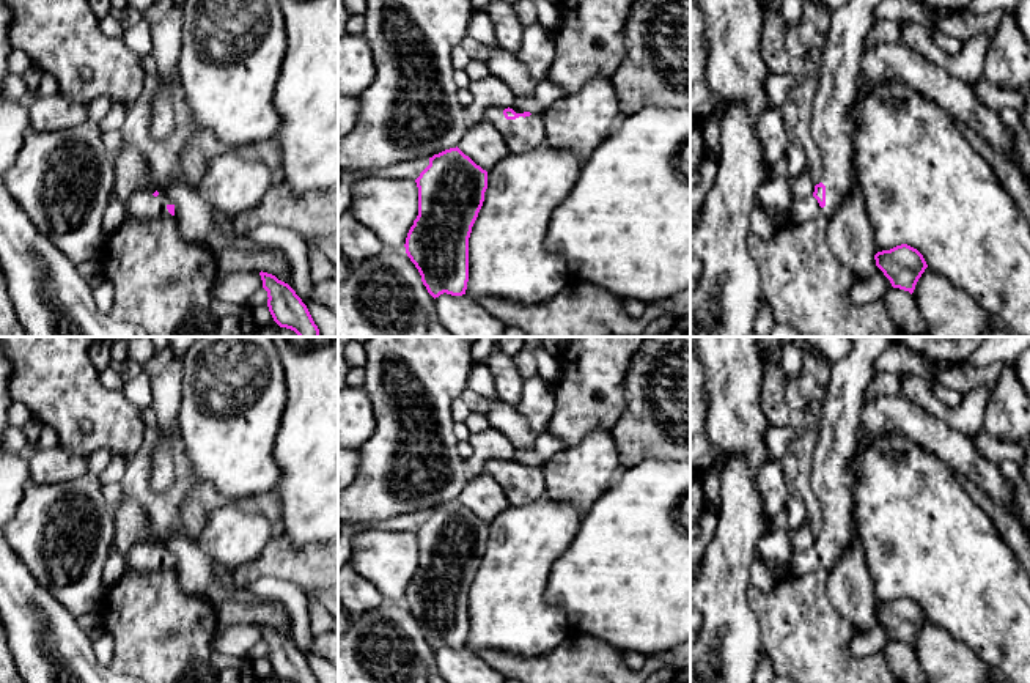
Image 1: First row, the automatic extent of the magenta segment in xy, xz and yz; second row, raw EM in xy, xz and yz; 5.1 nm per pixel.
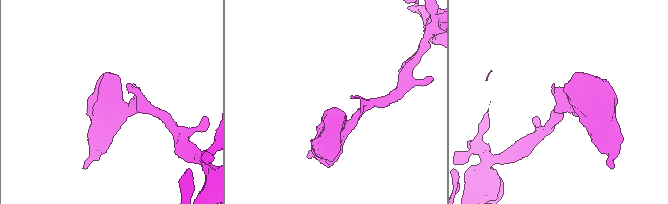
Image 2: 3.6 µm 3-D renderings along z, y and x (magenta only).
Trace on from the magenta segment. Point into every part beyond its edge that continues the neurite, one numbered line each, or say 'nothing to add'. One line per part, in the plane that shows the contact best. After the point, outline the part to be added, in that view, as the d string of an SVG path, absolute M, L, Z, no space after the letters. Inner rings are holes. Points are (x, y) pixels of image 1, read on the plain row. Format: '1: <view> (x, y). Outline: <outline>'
1: xz (522, 487). Outline: M498 458L487 460L484 471L500 483L511 505L519 507L544 497L546 480L543 467L532 466L525 471L506 472L505 461Z

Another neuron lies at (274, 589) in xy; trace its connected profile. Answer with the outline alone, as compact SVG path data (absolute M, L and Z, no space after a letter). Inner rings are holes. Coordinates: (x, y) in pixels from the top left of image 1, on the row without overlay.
M212 562L215 581L236 592L250 592L266 600L280 601L291 614L294 631L292 642L302 655L313 653L313 634L308 626L308 600L292 582L277 578L261 578L244 587L236 584L234 571Z

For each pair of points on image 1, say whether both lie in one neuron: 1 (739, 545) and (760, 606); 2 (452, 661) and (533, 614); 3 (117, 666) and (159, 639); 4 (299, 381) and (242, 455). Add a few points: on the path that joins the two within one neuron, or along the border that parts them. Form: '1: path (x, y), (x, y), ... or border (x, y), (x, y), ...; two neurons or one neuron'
1: border (749, 586), (747, 603), (758, 622); two neurons
2: border (464, 647), (477, 655); two neurons
3: path (128, 660), (148, 644); one neuron
4: border (282, 362), (285, 409), (277, 435); two neurons

